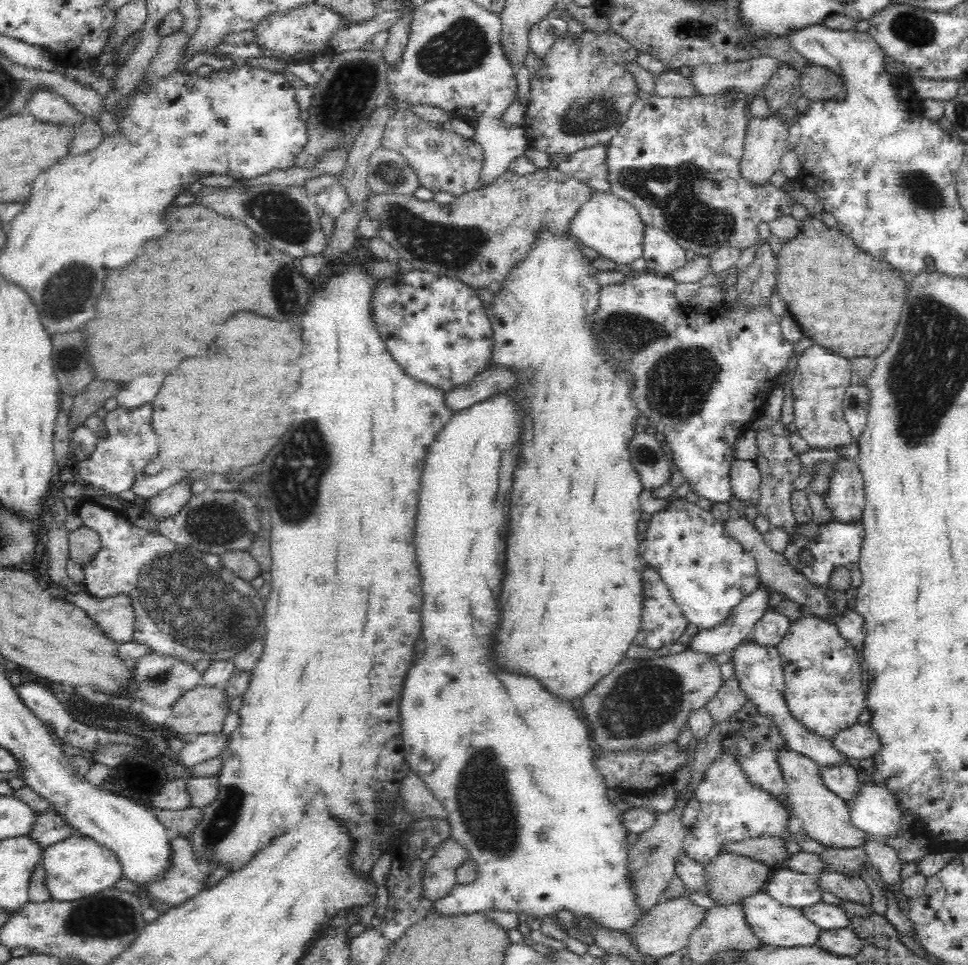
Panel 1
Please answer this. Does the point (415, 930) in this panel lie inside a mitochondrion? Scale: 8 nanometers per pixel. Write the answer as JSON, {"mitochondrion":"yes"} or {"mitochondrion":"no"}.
{"mitochondrion":"no"}

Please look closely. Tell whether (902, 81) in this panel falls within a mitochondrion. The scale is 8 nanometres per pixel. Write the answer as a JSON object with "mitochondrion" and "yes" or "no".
{"mitochondrion":"no"}

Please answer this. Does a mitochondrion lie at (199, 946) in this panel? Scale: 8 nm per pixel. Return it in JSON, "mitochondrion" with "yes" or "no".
{"mitochondrion":"no"}

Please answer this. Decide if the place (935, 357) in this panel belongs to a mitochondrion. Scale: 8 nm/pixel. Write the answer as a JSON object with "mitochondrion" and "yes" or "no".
{"mitochondrion":"yes"}

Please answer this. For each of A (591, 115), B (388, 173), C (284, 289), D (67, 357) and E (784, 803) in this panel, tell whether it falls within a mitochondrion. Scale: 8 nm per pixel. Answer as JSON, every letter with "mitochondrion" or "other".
{"A":"mitochondrion","B":"mitochondrion","C":"mitochondrion","D":"mitochondrion","E":"other"}

